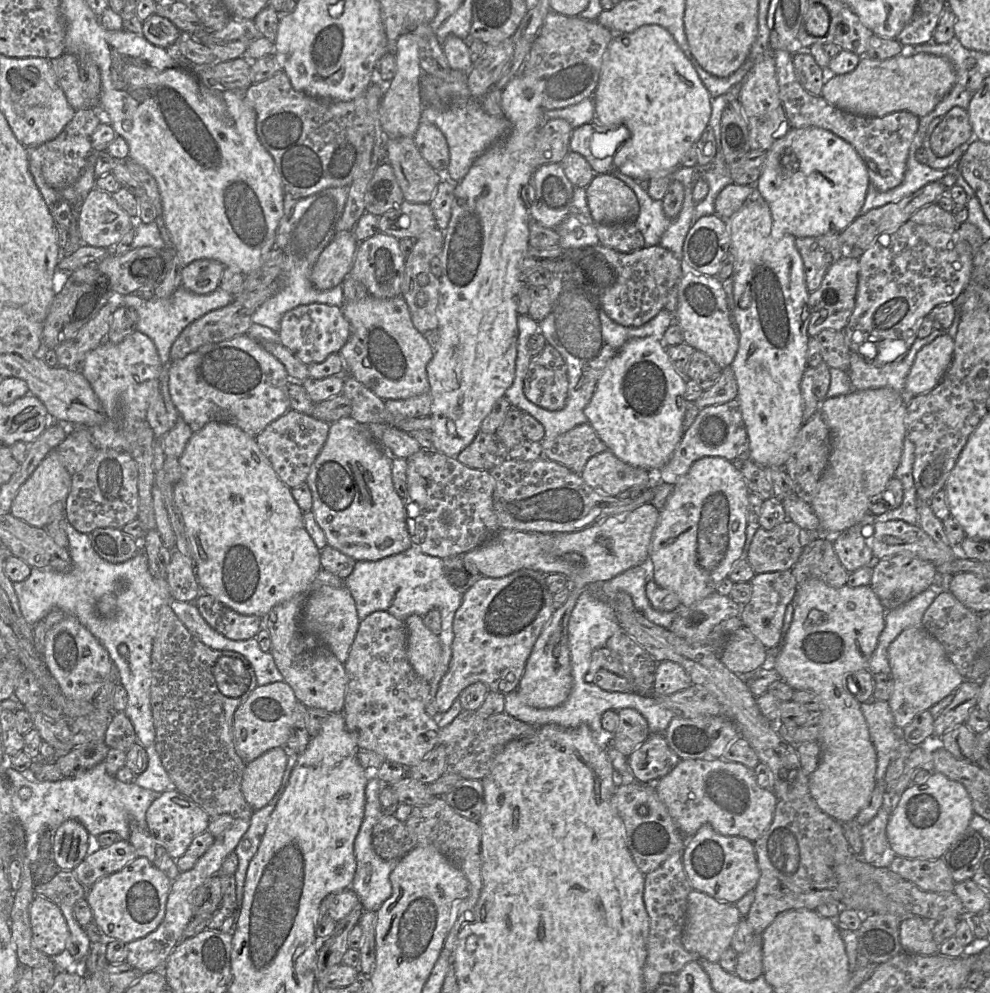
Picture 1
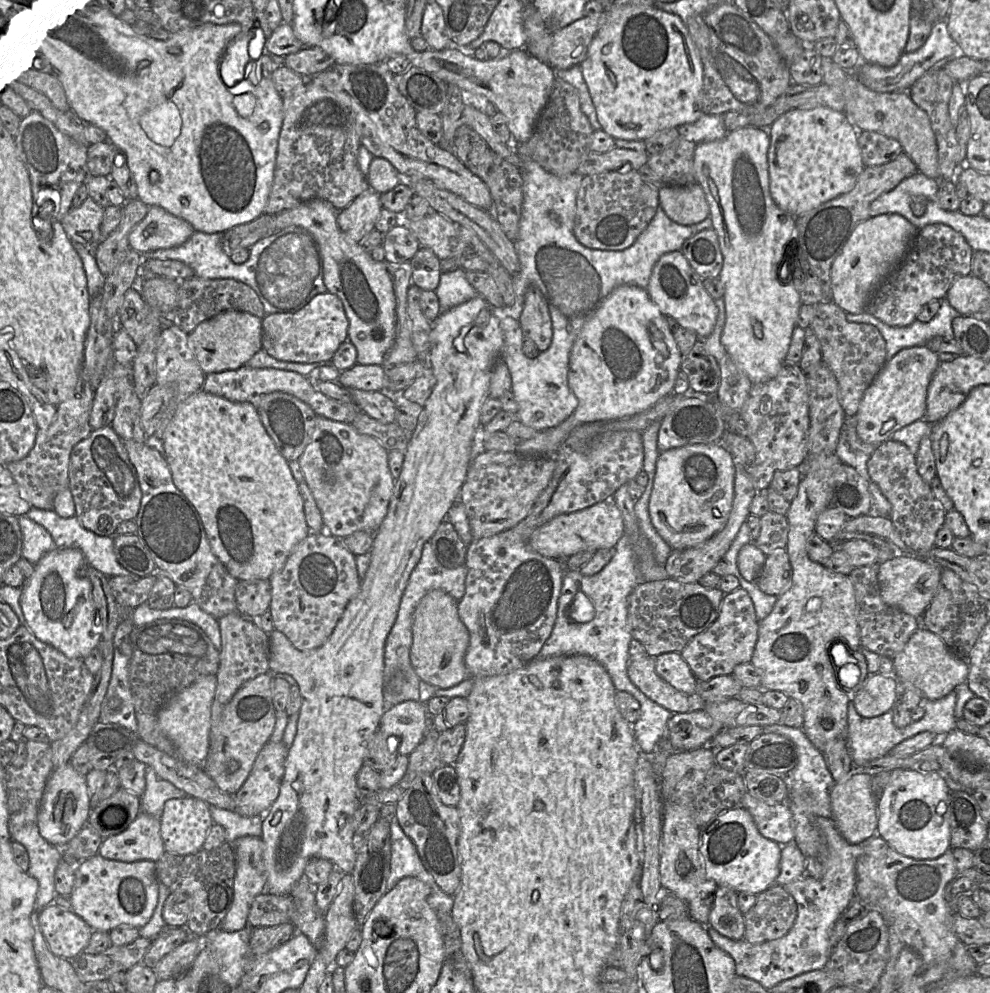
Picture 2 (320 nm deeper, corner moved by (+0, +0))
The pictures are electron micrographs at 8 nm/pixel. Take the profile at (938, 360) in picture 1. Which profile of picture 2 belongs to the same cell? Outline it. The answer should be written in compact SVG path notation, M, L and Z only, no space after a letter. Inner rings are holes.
M925 345L902 349L887 360L860 401L856 412L858 437L867 444L878 445L902 427L924 419L927 389L939 363L938 354Z

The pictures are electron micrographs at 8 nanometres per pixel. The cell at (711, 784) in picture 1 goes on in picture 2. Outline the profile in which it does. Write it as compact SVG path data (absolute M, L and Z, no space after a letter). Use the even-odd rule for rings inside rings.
M746 792L739 806L747 809L762 836L785 845L794 841L794 822L787 803L769 805Z

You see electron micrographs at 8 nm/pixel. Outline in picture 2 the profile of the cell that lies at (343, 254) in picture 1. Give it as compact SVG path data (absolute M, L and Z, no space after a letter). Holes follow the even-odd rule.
M369 188L339 211L338 226L348 237L359 243L375 228L382 208L380 194Z

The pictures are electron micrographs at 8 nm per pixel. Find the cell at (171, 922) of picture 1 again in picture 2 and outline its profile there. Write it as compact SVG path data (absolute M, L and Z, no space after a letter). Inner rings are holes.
M268 741L263 746L248 778L234 795L235 813L263 817L269 810L279 794L287 751L282 741Z

